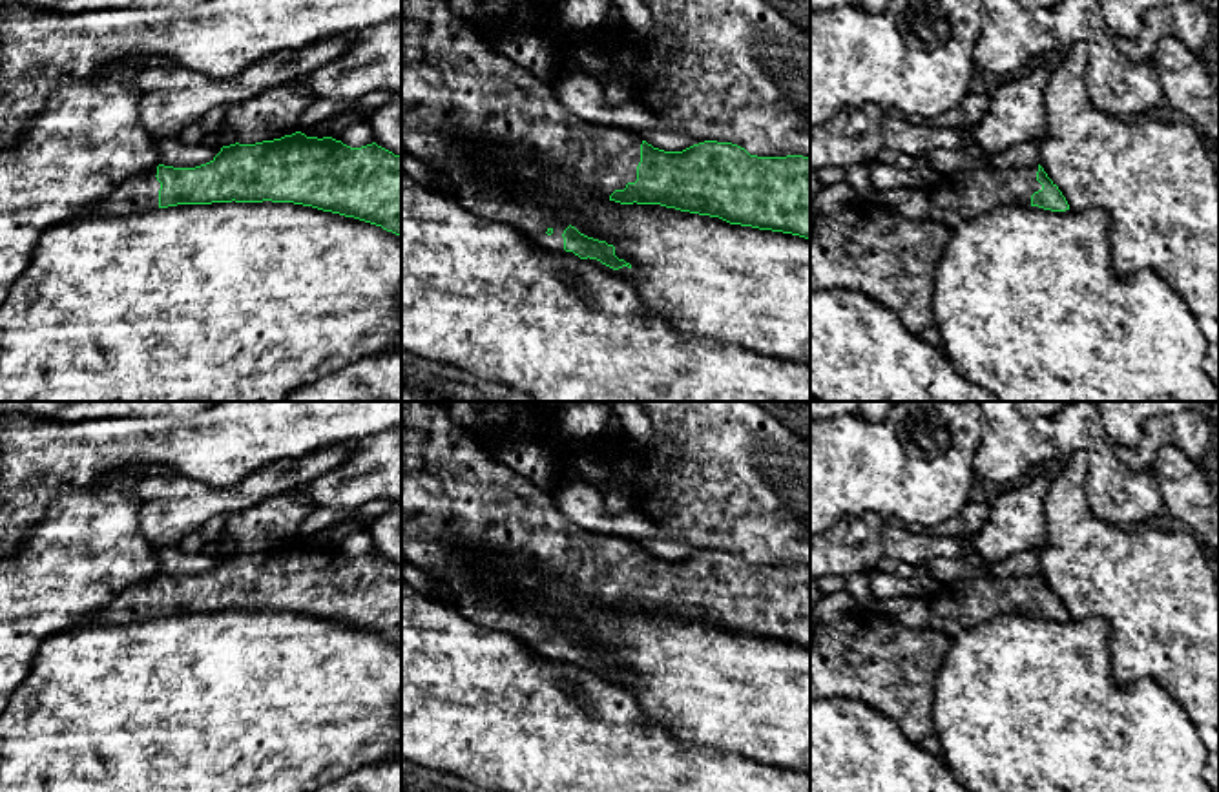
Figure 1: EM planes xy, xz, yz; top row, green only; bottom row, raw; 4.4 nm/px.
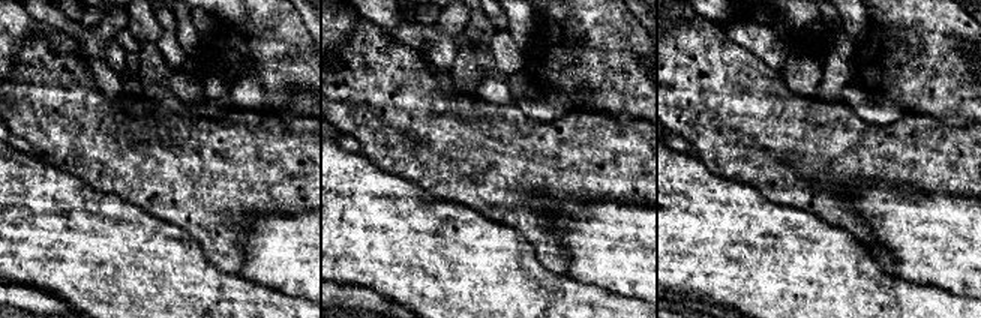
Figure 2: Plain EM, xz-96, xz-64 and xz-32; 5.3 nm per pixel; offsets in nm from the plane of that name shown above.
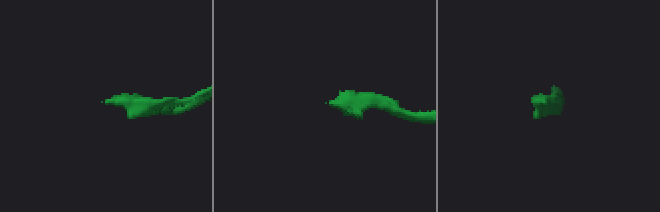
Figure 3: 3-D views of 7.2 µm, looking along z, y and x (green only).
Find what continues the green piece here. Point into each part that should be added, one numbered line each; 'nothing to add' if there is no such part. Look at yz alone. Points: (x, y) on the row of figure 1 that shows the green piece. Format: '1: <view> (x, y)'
1: yz (962, 196)

